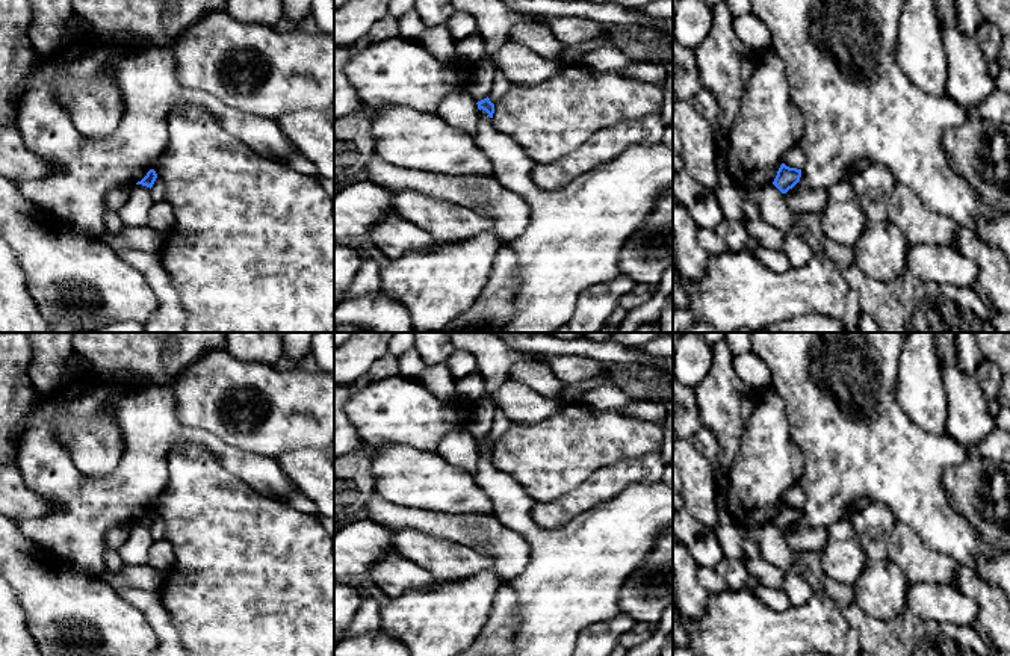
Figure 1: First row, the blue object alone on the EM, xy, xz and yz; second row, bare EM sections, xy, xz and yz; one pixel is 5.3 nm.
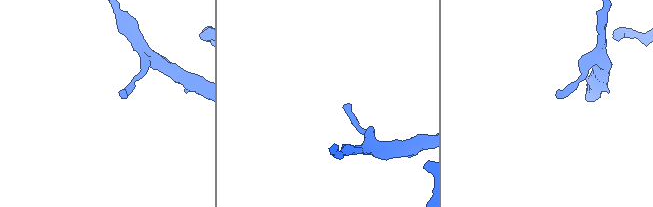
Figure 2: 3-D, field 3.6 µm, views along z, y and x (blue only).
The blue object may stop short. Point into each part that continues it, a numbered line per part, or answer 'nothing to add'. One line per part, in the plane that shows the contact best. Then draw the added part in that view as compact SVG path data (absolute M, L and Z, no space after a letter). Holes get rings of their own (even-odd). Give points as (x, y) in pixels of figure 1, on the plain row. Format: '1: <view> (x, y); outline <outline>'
nothing to add

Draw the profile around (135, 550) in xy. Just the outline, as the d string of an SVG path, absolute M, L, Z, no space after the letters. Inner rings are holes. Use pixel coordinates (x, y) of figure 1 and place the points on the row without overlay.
M133 523L127 541L118 549L125 565L148 564L148 550L154 543L151 528L142 523Z

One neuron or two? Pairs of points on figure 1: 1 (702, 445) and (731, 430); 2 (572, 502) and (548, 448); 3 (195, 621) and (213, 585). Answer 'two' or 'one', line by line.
1: two
2: two
3: one

